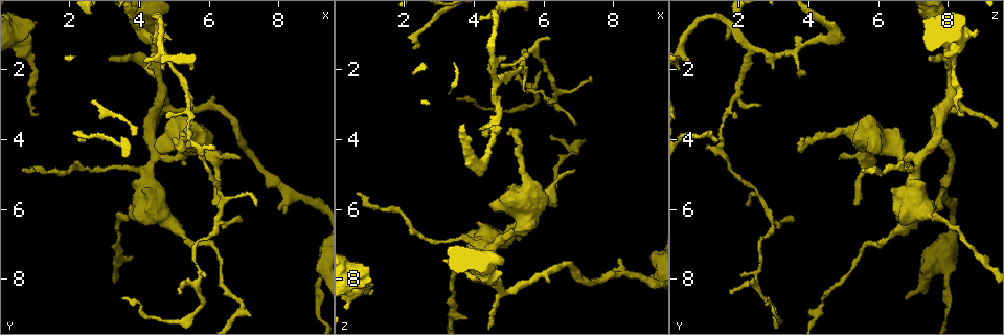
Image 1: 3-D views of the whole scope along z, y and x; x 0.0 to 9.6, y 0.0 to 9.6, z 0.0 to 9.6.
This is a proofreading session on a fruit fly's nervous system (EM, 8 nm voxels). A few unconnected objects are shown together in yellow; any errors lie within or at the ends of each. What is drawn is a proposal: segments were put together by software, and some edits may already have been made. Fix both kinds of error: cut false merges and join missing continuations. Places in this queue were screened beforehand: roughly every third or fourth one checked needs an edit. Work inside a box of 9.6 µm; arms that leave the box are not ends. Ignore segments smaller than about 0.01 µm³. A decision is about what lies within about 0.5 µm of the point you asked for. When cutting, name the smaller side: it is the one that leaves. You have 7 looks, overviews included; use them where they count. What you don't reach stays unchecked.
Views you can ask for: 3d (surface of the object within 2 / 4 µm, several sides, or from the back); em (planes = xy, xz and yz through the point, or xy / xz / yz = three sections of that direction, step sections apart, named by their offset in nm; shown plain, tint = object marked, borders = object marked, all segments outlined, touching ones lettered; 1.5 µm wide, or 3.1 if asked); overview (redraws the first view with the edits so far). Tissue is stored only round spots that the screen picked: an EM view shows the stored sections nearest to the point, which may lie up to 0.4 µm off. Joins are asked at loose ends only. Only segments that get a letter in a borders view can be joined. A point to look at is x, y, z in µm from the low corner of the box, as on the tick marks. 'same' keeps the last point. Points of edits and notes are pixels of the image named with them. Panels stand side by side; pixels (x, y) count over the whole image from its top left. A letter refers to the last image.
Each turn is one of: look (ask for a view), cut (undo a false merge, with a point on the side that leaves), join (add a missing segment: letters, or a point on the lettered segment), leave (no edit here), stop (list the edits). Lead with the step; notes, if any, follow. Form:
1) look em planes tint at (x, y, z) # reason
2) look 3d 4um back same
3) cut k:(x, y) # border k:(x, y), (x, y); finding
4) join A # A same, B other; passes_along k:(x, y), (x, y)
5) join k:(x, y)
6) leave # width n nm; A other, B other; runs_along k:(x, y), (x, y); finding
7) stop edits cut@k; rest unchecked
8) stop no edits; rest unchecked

look 3d 4um at (4.45, 0.75, 7.95) # sudden change in width

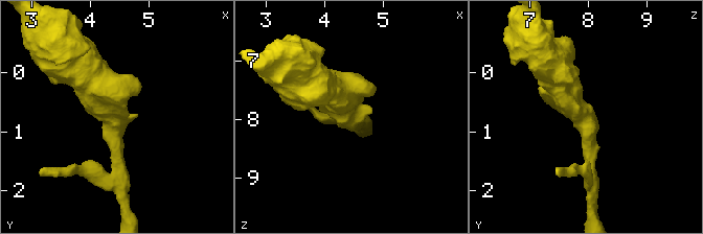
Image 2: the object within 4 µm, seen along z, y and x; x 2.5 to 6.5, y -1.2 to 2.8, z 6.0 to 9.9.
look em planes tint at (4.45, 0.80, 7.95) # arm_widths 200, 550 nm; now the EM

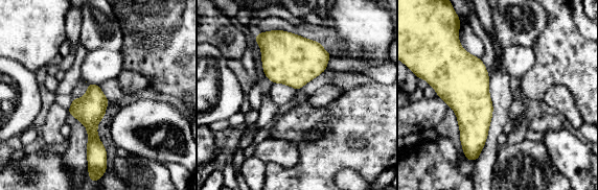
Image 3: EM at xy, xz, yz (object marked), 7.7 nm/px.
look em planes borders same

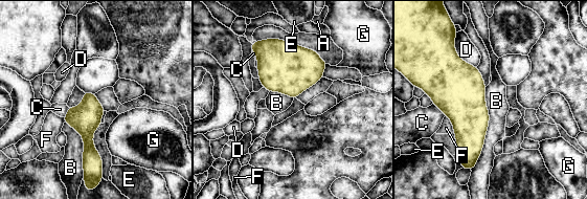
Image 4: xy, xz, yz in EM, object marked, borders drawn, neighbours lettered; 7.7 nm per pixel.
leave # A other, B other, C other, D other, E other, F other, G other; border 4:(487, 86), (489, 127), (471, 171); all the same cell

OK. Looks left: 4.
look em xy step 4 tint at (4.30, 2.20, 3.90) # free end

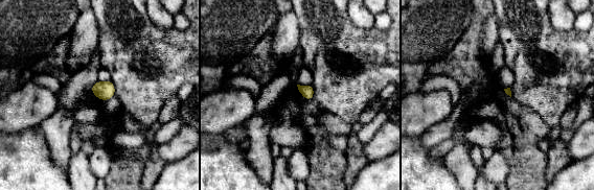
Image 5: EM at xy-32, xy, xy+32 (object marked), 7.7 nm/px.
look em planes tint same # cut it another way

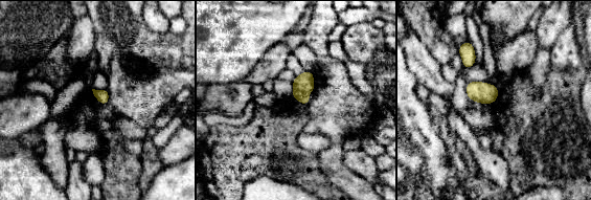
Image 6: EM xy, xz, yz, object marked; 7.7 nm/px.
look em planes borders same # what lies round it

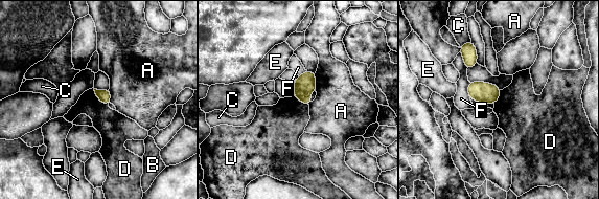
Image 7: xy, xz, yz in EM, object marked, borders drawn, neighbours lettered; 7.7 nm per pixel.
leave # A other, B other, C other, D other, E other, F other; border 7:(93, 89), (96, 97), (108, 105); none of them fits

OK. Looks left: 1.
stop no edits; rest unchecked

